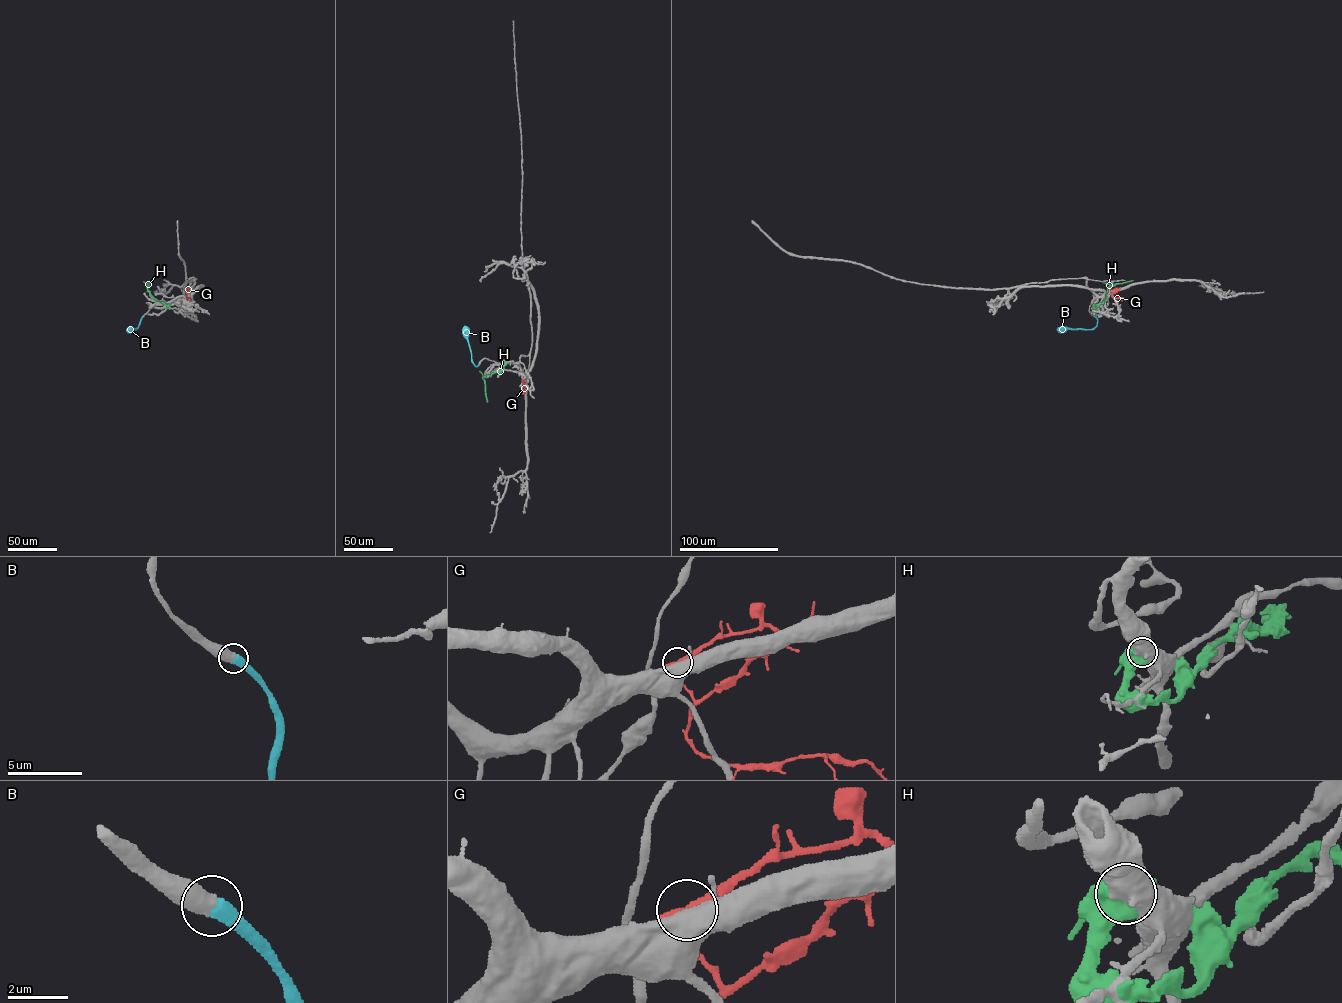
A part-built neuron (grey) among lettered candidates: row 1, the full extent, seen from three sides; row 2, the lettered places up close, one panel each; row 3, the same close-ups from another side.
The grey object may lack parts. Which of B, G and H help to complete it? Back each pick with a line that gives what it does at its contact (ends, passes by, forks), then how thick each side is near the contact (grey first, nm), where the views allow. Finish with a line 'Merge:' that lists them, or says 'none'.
B: it ends there; 600 nm thick on the grey side, 550 nm on the other
Merge: B

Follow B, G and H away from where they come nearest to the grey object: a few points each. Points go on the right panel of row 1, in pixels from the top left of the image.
B: (1094, 316), (1097, 325), (1091, 329), (1057, 329)
G: (1111, 291), (1117, 289), (1111, 296), (1125, 299)
H: (1094, 305), (1096, 308), (1103, 302), (1111, 285), (1133, 280)

